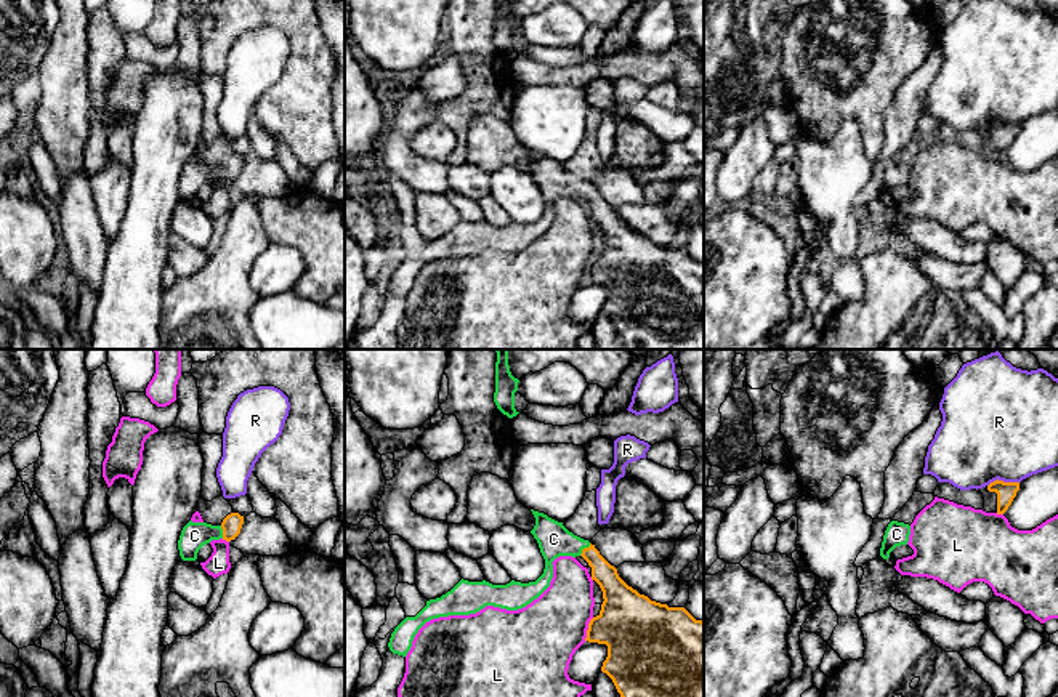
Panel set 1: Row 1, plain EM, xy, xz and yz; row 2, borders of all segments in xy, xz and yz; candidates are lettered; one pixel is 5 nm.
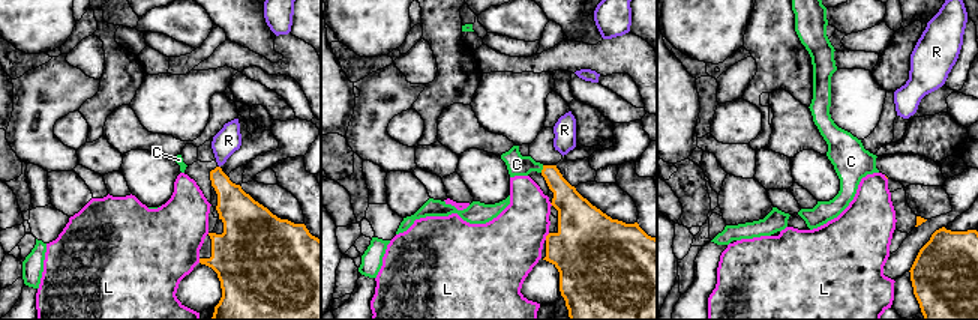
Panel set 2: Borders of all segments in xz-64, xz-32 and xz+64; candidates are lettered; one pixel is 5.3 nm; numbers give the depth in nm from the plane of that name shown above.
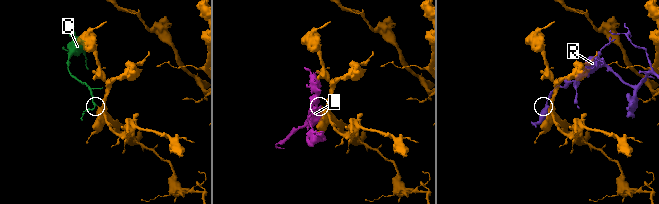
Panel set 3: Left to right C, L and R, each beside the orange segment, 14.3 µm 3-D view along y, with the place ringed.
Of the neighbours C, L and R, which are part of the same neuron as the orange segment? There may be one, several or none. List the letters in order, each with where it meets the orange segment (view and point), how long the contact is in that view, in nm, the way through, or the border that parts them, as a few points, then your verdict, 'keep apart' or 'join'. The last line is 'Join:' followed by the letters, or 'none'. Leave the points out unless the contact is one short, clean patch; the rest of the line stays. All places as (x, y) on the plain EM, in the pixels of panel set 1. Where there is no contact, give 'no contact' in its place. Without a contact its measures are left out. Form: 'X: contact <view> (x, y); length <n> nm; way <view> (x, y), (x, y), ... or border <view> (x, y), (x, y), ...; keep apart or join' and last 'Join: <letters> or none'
C: contact xz (584, 189); length 90 nm; way xz (613, 228), (598, 204), (584, 189), (553, 180); join
L: contact xz (589, 269); length 130 nm; keep apart
R: contact yz (1002, 122); length 160 nm; keep apart
Join: C

